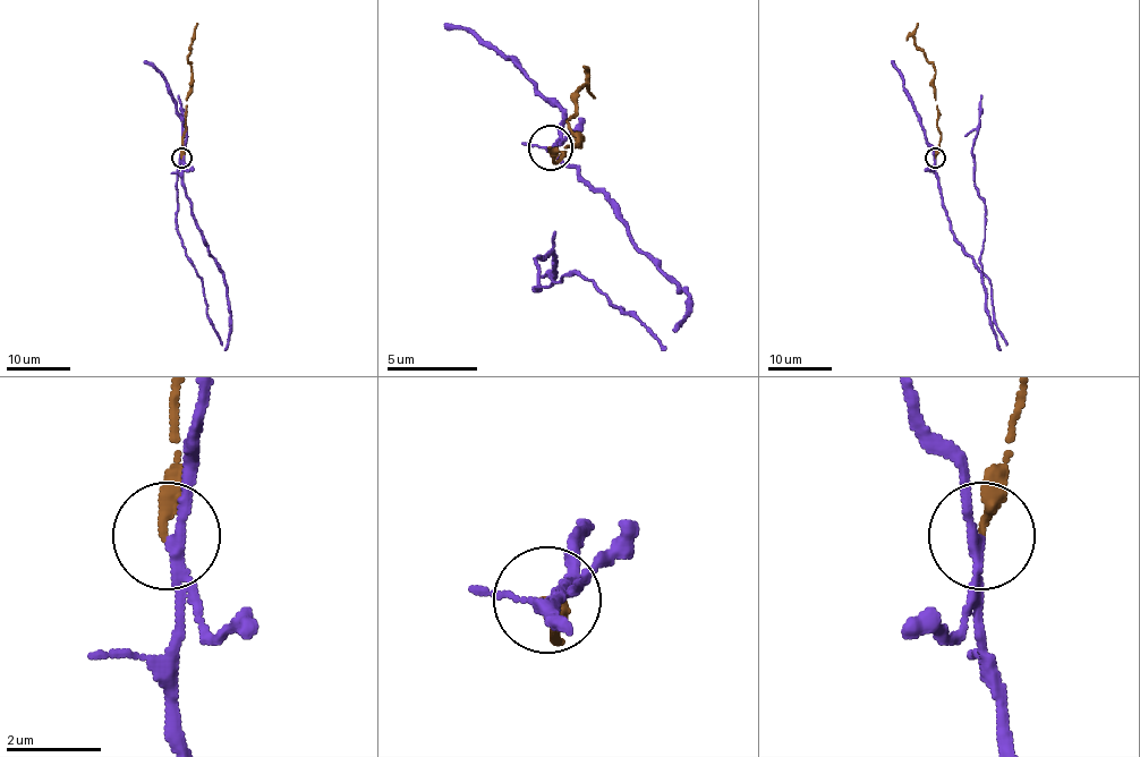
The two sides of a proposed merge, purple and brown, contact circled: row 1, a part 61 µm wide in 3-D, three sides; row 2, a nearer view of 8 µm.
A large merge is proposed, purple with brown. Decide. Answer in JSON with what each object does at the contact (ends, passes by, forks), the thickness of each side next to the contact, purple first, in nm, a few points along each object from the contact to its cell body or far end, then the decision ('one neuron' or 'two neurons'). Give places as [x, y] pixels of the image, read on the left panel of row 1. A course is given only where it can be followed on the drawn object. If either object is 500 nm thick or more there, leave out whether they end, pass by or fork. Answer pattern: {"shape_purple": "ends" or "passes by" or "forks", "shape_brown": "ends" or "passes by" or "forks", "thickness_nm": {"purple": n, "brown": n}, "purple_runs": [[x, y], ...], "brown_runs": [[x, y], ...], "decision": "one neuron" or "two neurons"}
{"shape_purple": "passes by", "shape_brown": "ends", "thickness_nm": {"purple": 180, "brown": 300}, "purple_runs": [[181, 156], [197, 228], [227, 289], [226, 349], [178, 231], [178, 94]], "brown_runs": [[181, 156], [192, 69], [187, 54], [197, 23]], "decision": "two neurons"}

